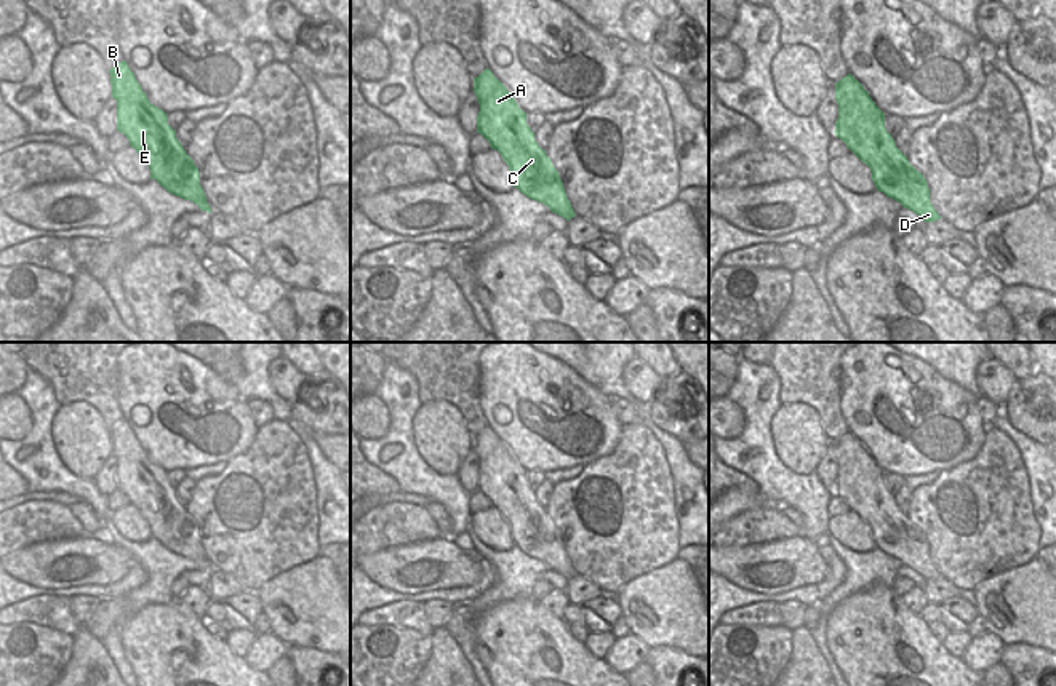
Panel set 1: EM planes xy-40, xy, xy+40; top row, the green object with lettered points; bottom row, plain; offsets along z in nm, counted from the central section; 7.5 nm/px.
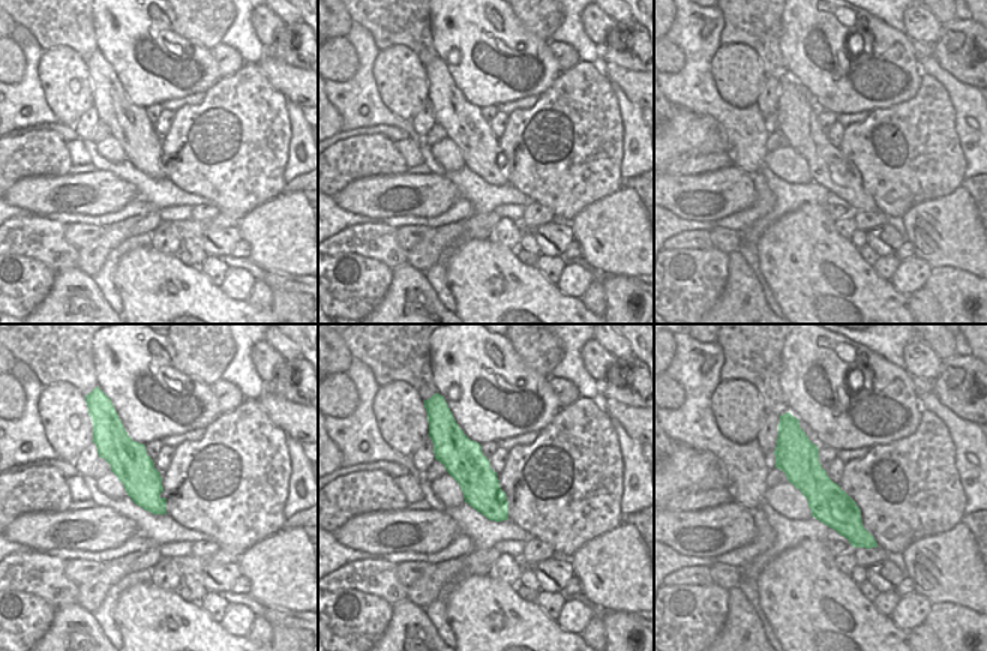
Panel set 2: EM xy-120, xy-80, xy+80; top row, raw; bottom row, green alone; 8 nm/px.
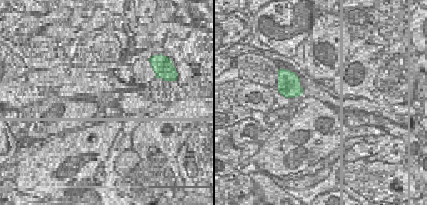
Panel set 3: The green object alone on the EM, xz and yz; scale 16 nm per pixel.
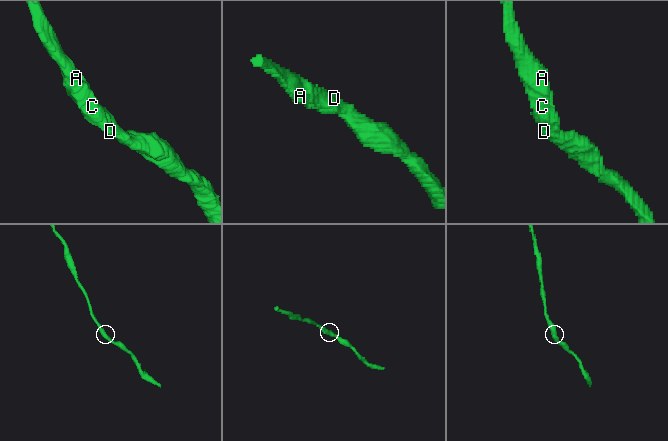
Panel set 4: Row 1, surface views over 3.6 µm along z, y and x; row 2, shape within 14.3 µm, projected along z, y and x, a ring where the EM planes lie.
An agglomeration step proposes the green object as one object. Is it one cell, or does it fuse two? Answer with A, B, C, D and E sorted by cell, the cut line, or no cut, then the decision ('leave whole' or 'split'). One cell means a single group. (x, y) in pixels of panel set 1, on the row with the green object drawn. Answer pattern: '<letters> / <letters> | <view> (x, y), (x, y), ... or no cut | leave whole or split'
A B C D E | no cut | leave whole

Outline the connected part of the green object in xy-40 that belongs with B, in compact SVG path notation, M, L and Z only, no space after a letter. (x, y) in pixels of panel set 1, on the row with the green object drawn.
M126 61L115 64L109 74L112 98L117 101L117 131L128 138L130 146L149 165L150 179L155 179L170 193L190 200L202 211L211 213L205 192L200 185L198 168L178 141L176 130L168 125L168 114L149 102Z

